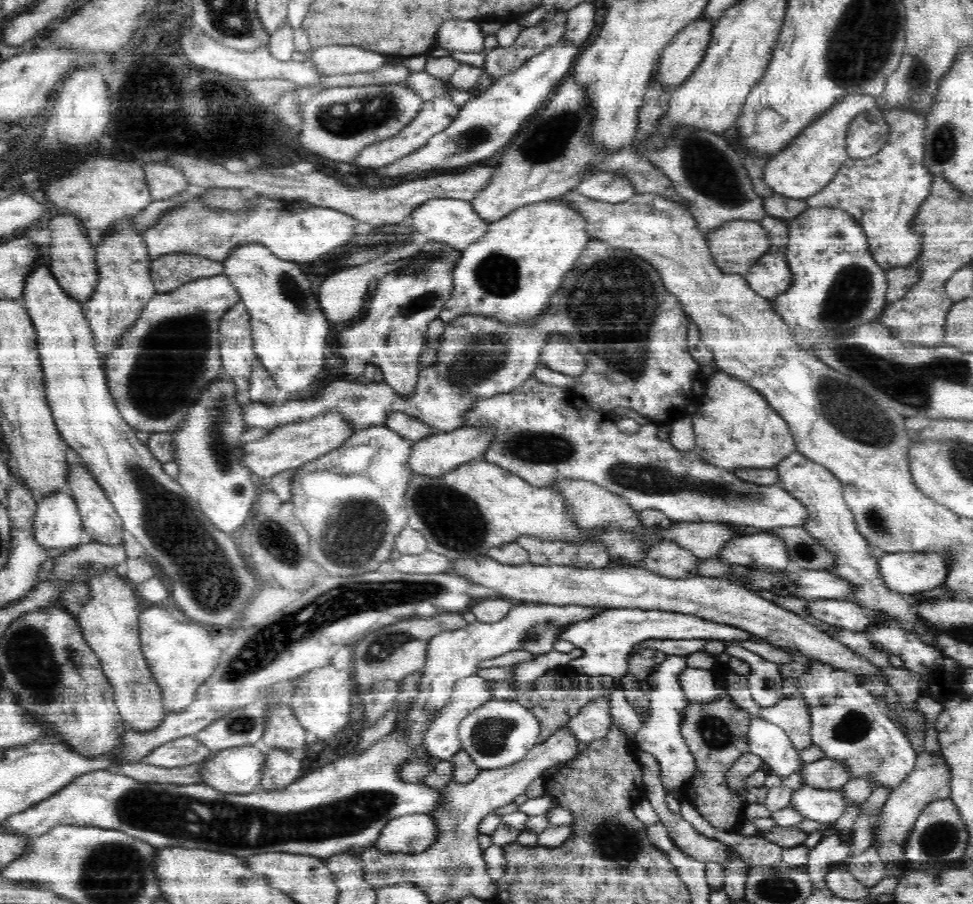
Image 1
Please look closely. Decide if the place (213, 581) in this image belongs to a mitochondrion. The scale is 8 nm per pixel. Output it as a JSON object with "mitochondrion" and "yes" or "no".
{"mitochondrion":"yes"}

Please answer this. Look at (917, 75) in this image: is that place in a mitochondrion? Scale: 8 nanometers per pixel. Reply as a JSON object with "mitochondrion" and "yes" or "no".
{"mitochondrion":"yes"}

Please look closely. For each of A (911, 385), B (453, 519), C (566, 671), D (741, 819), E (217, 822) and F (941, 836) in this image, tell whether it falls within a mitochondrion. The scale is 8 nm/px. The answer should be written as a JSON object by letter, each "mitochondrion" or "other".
{"A":"mitochondrion","B":"mitochondrion","C":"other","D":"other","E":"mitochondrion","F":"mitochondrion"}

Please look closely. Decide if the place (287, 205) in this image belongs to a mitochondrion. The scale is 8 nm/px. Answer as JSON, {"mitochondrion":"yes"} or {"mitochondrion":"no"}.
{"mitochondrion":"no"}

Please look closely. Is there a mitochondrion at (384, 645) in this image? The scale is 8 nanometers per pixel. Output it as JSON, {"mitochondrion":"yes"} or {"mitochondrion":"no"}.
{"mitochondrion":"yes"}

